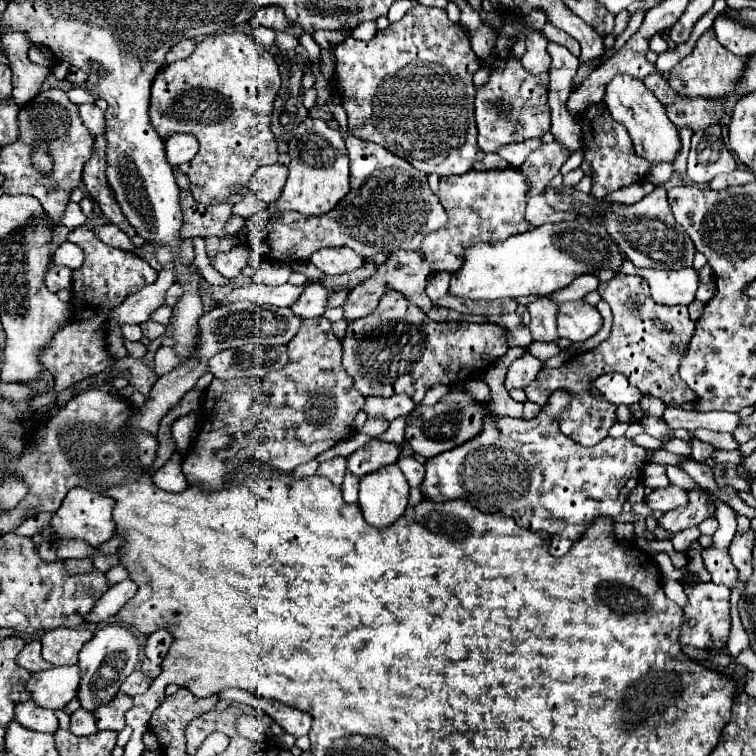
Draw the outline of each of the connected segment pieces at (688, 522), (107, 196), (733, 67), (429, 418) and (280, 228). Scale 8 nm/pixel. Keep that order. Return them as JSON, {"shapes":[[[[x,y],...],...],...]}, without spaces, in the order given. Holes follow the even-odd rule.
{"shapes":[[[[695,489],[695,491],[689,491],[689,503],[685,507],[663,513],[663,517],[657,519],[657,525],[663,527],[671,539],[671,535],[675,535],[687,527],[699,525],[701,521],[705,521],[707,517],[713,517],[713,515],[715,515],[713,503],[699,489]]],[[[95,137],[93,155],[89,163],[83,169],[83,183],[89,191],[89,195],[99,203],[103,215],[115,223],[119,229],[123,229],[129,237],[135,237],[135,229],[131,229],[131,223],[123,217],[123,211],[119,209],[119,203],[115,201],[115,195],[111,193],[105,177],[105,137]]],[[[707,29],[695,43],[693,51],[683,57],[673,69],[671,69],[671,77],[669,77],[669,85],[687,97],[725,97],[727,93],[733,93],[735,87],[739,85],[741,77],[743,77],[743,69],[747,65],[749,57],[735,57],[731,51],[723,49],[723,45],[719,45],[715,31]]],[[[453,391],[453,393],[447,393],[433,407],[417,405],[407,417],[405,439],[415,453],[423,455],[425,459],[431,459],[439,453],[445,453],[447,449],[455,449],[455,445],[461,445],[467,439],[479,435],[483,431],[483,419],[487,415],[493,415],[493,413],[481,401],[475,401],[467,391]],[[439,411],[449,411],[449,415],[441,417]]],[[[349,135],[345,139],[345,143],[347,143],[349,159],[351,159],[351,191],[349,191],[349,195],[333,211],[329,211],[321,217],[305,217],[305,215],[295,213],[295,211],[275,215],[267,223],[265,229],[253,231],[249,235],[251,249],[261,259],[288,264],[293,261],[308,261],[311,253],[315,253],[323,247],[339,247],[339,245],[351,247],[363,259],[369,259],[381,251],[383,253],[393,253],[397,249],[411,249],[413,251],[413,249],[419,249],[425,235],[447,225],[447,213],[445,213],[439,197],[429,189],[429,181],[427,181],[425,173],[419,173],[411,163],[393,155],[391,151],[383,149],[381,145],[357,139],[355,135]]]]}

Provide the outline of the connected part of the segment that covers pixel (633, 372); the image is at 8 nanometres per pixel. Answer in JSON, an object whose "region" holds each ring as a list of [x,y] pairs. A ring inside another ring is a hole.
{"region":[[[617,275],[615,279],[601,283],[599,293],[603,301],[611,305],[613,311],[613,329],[609,337],[593,347],[587,353],[581,353],[579,359],[573,357],[563,367],[543,367],[535,381],[531,381],[525,387],[527,399],[537,403],[539,407],[545,407],[549,401],[549,395],[557,389],[569,391],[571,401],[567,403],[567,409],[559,415],[559,427],[561,431],[577,441],[583,447],[593,447],[599,441],[603,441],[609,435],[609,429],[613,423],[605,421],[593,421],[593,405],[581,403],[581,395],[587,393],[589,385],[597,375],[603,375],[607,371],[623,373],[633,387],[637,387],[643,395],[659,397],[665,405],[681,407],[683,405],[683,393],[687,385],[679,377],[679,361],[685,355],[685,349],[689,345],[689,337],[693,335],[695,323],[689,319],[687,306],[665,306],[655,303],[649,295],[649,285],[641,277],[629,277],[629,275]],[[671,347],[677,349],[671,349]],[[579,367],[579,369],[569,369]]]}

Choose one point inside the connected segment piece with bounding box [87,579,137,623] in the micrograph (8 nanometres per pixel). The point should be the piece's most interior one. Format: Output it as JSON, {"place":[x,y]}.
{"place":[116,597]}

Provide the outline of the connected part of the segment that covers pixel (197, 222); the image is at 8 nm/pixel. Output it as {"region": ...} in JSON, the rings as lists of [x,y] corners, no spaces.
{"region":[[[189,191],[179,193],[183,205],[183,239],[185,237],[227,237],[223,227],[231,215],[233,205],[199,205]]]}

